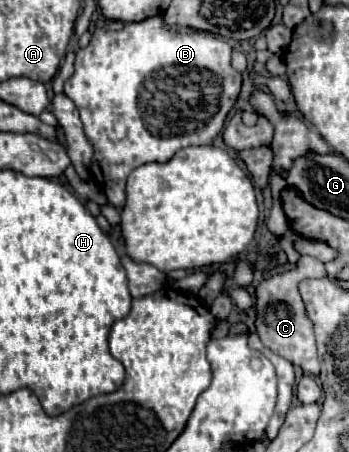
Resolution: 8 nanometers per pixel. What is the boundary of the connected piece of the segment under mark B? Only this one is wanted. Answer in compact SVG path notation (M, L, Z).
M153 16L153 18L137 22L137 24L127 22L123 26L123 30L119 30L119 32L113 32L113 30L107 30L107 28L97 28L93 32L93 38L91 38L89 46L81 48L75 56L75 74L65 82L65 94L75 102L77 110L81 114L85 134L87 134L87 138L91 140L91 144L95 148L91 176L99 184L99 188L105 192L109 204L113 204L119 210L125 206L125 200L127 200L125 180L131 174L131 170L135 170L143 164L149 164L149 162L167 162L181 148L213 142L213 138L221 132L221 128L225 124L225 118L227 118L229 110L235 106L239 90L241 90L241 74L237 70L233 70L233 66L231 66L231 52L233 52L233 48L221 36L215 36L215 34L209 34L209 32L199 32L199 30L171 30L163 24L161 16Z

